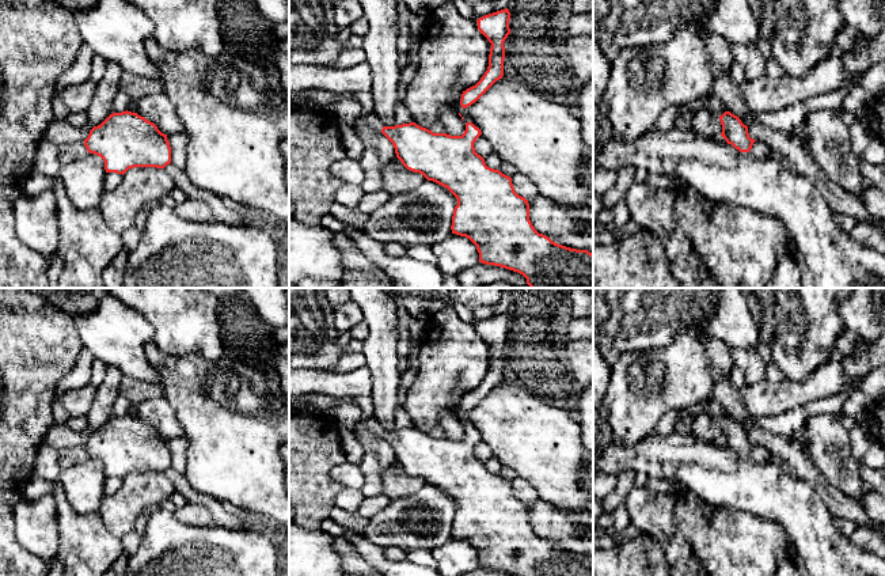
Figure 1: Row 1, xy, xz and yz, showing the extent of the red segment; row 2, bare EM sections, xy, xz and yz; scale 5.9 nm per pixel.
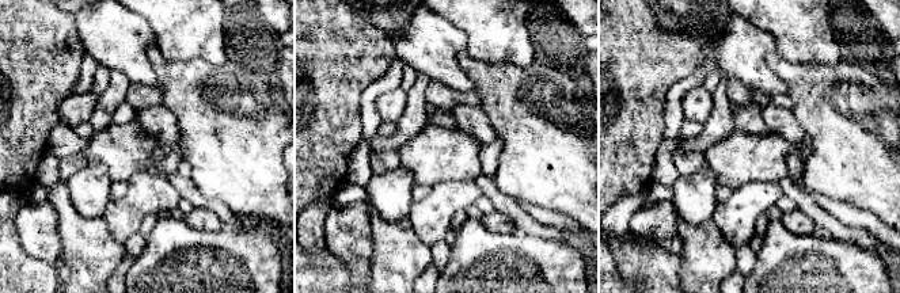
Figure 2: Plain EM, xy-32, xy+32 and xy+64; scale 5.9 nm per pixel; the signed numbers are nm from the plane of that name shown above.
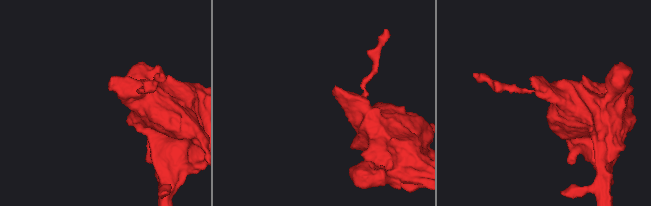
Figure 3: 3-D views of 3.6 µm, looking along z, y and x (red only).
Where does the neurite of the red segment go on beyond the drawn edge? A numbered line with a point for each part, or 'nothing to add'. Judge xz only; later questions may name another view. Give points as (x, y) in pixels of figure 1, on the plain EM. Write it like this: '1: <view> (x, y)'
1: xz (349, 415)

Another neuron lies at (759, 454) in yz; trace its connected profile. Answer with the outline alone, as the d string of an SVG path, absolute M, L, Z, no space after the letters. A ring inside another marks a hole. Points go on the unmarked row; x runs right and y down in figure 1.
M760 446L753 447L749 458L755 462L761 462L761 463L774 461L774 456L771 455L771 452Z

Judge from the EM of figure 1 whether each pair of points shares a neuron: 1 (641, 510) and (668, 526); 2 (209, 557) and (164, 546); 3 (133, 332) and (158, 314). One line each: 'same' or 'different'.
1: same
2: same
3: different

